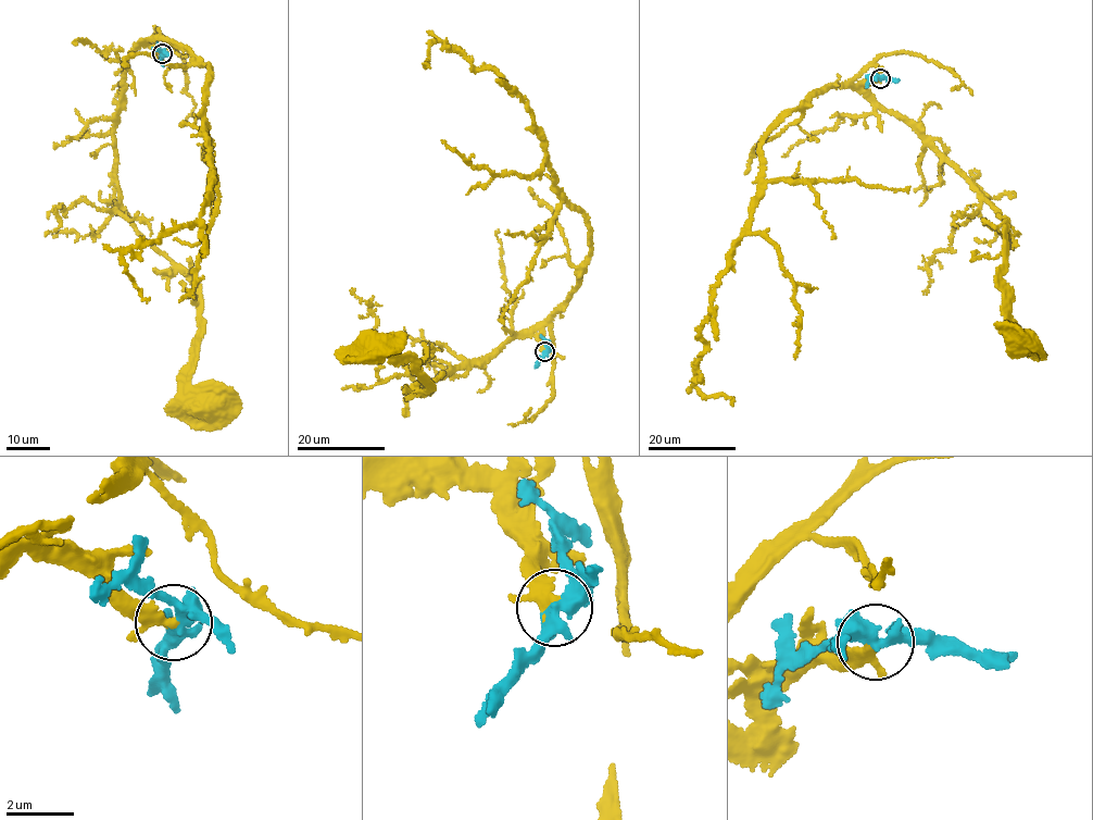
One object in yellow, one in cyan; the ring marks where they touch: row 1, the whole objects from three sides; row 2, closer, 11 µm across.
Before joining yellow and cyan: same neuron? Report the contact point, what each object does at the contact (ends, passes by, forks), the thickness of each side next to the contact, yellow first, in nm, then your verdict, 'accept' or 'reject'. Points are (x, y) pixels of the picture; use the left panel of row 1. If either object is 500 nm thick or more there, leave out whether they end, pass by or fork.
(162, 53) | yellow passes by | cyan forks | 280/320 nm | accept

